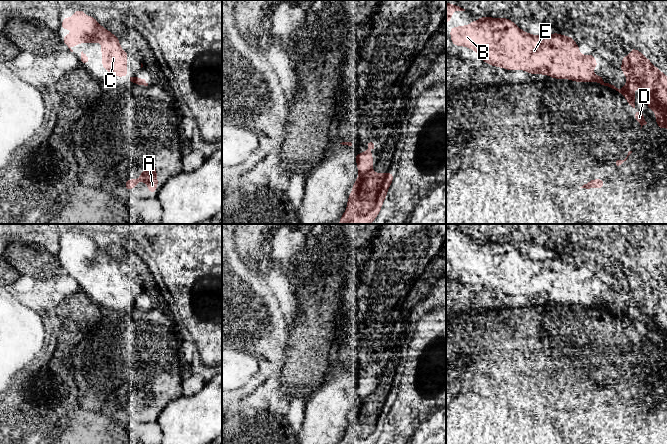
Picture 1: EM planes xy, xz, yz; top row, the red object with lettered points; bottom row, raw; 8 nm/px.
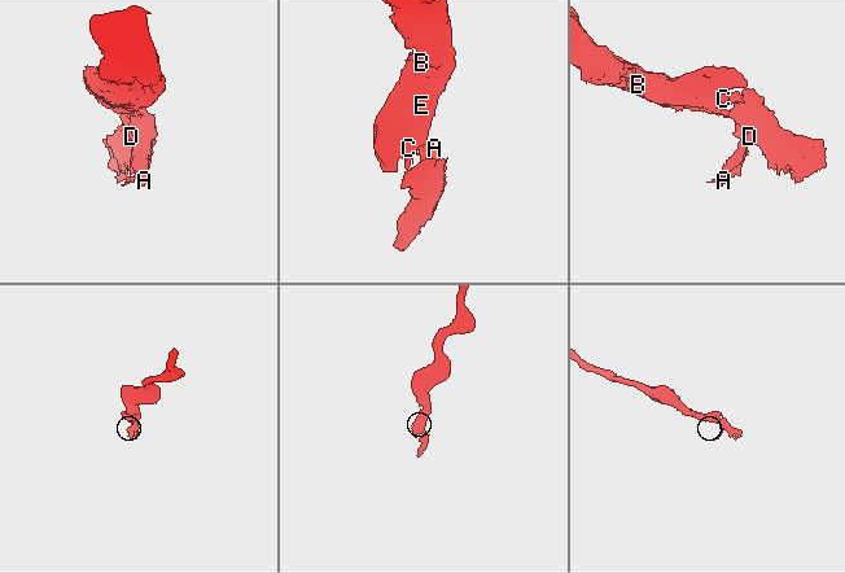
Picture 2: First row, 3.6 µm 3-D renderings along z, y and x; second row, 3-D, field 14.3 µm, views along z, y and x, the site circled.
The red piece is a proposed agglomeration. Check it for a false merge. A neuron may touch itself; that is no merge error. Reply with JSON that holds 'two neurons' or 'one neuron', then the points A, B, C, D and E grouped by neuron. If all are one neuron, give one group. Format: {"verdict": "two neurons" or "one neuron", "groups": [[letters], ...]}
{"verdict": "two neurons", "groups": [["A", "D"], ["B", "C", "E"]]}

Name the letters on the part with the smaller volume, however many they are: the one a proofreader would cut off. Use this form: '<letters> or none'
A, D

